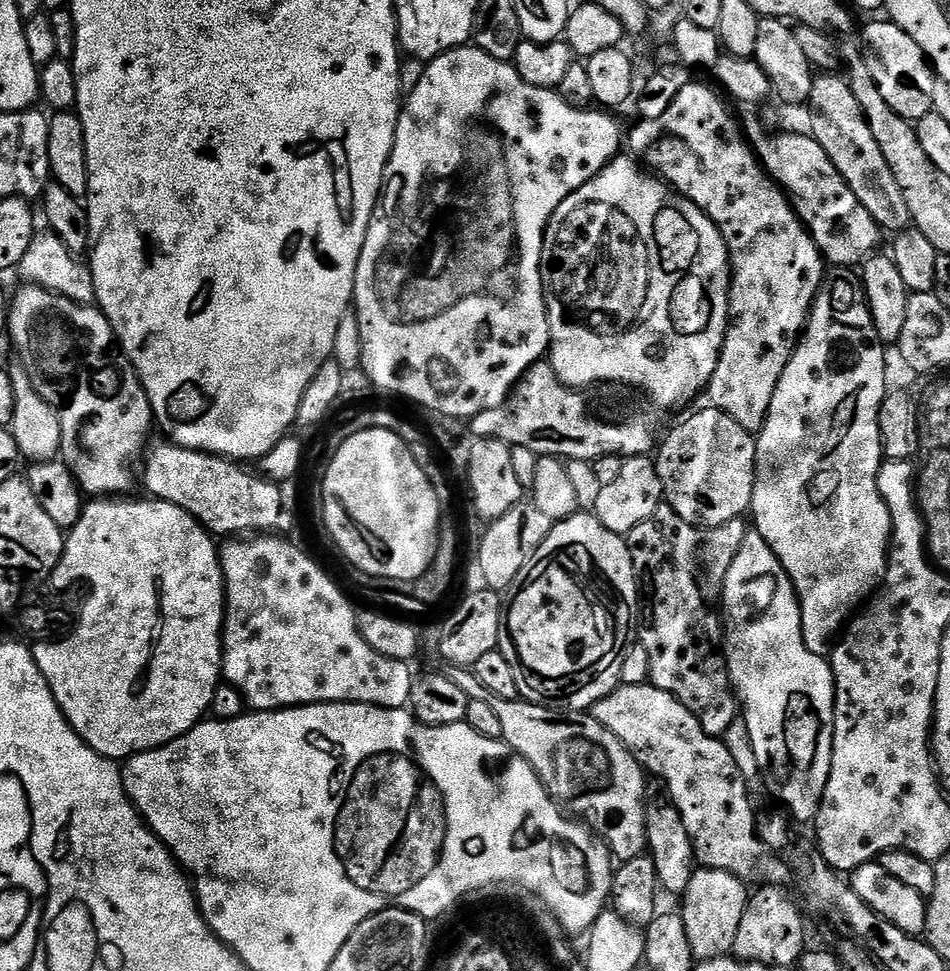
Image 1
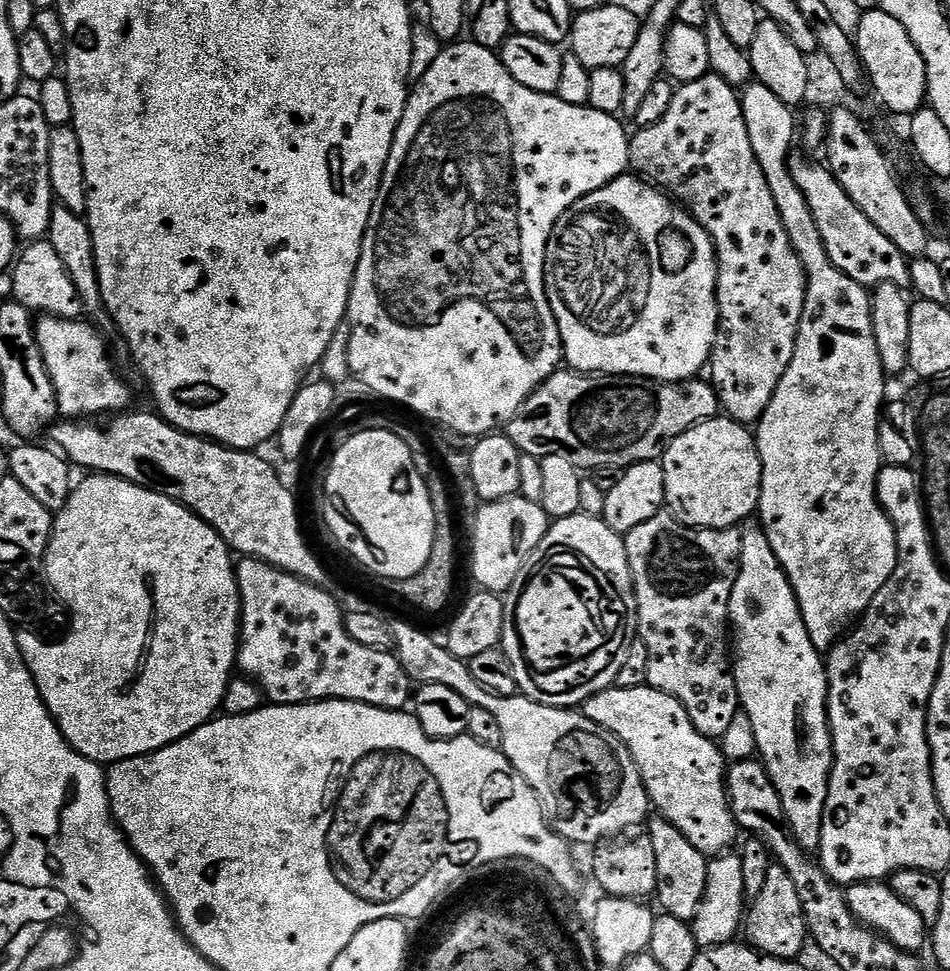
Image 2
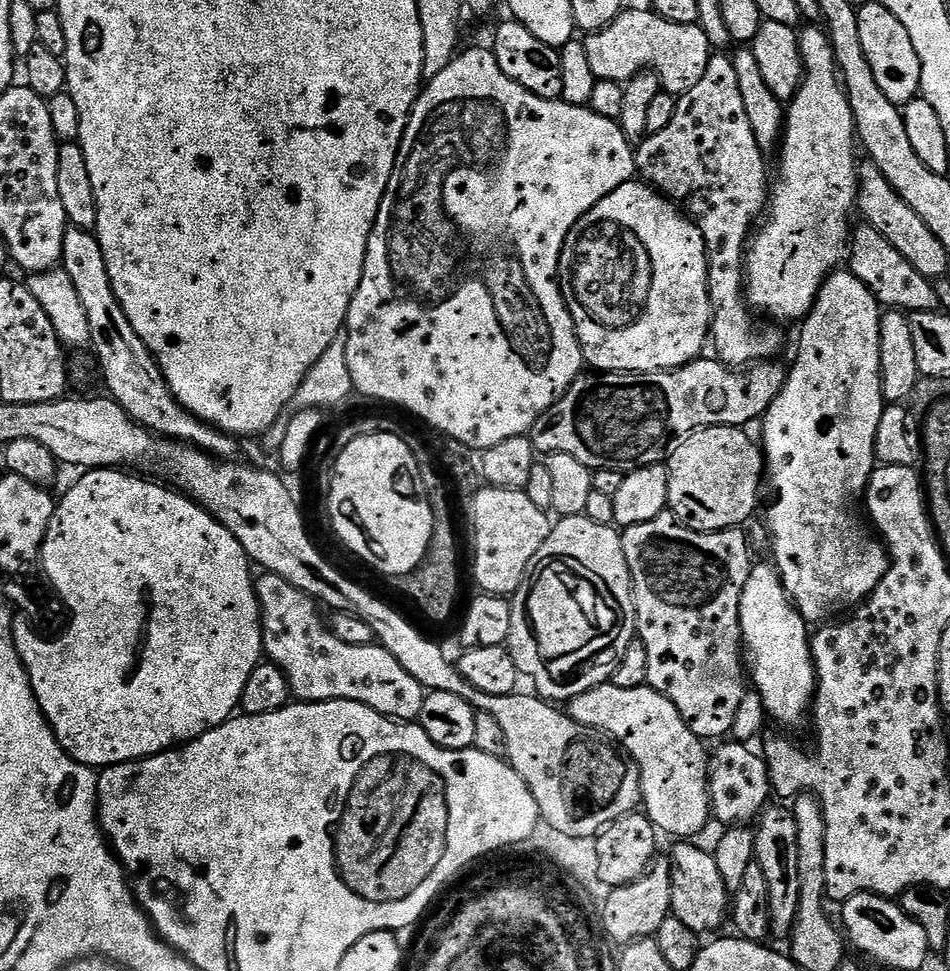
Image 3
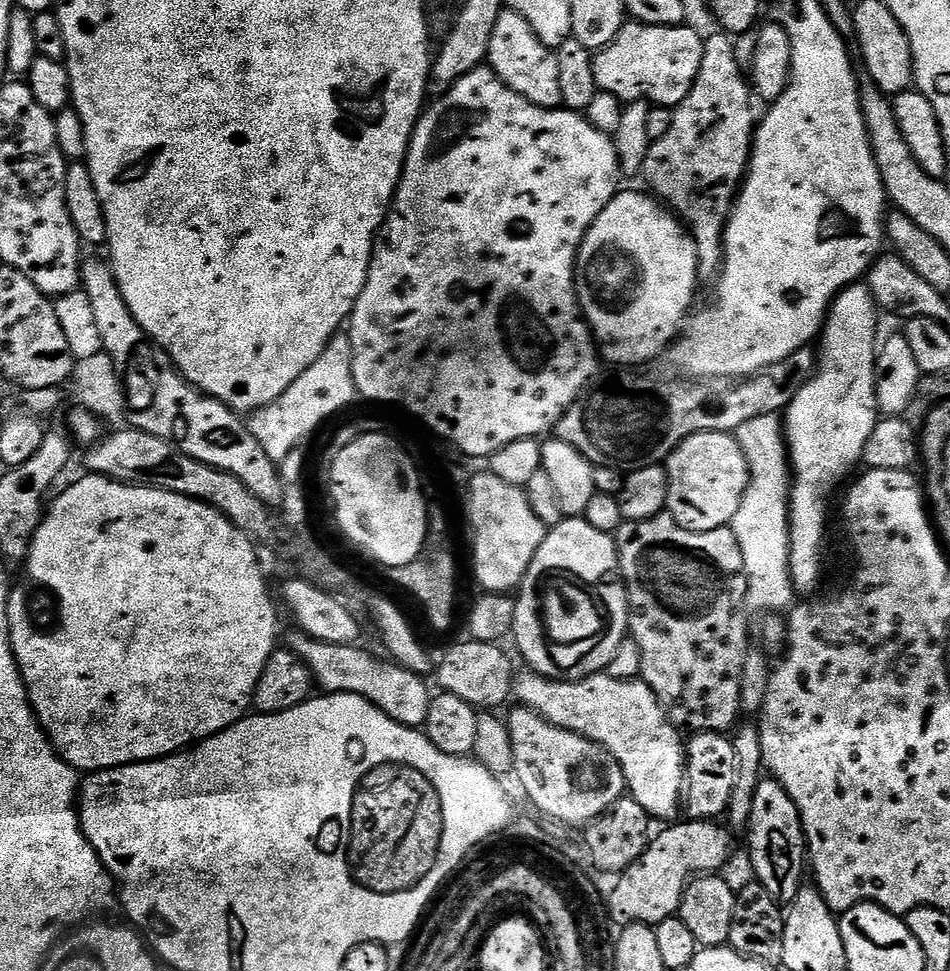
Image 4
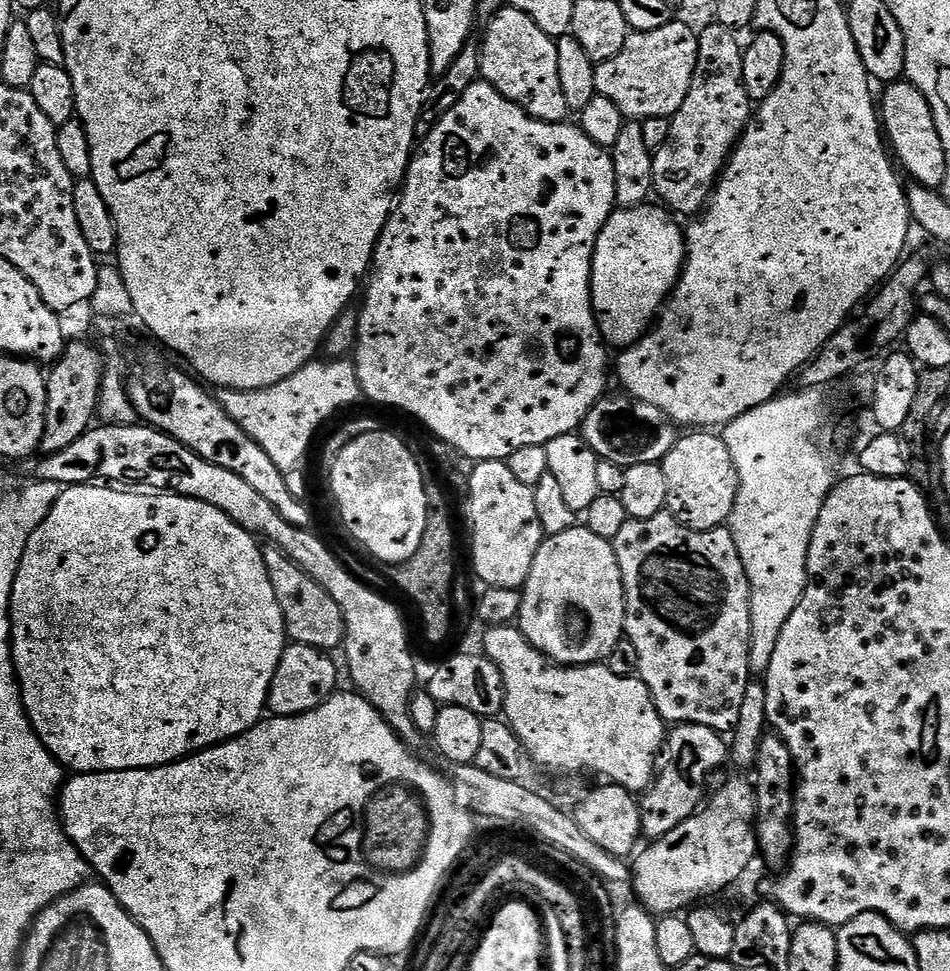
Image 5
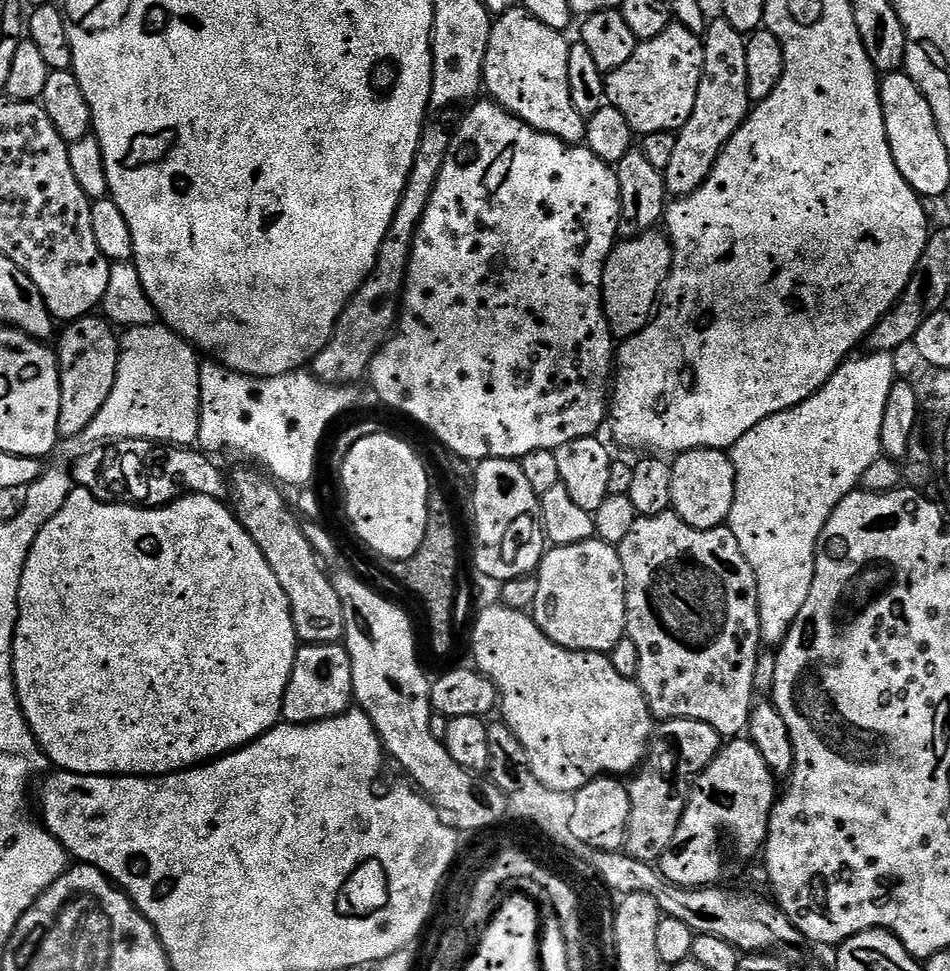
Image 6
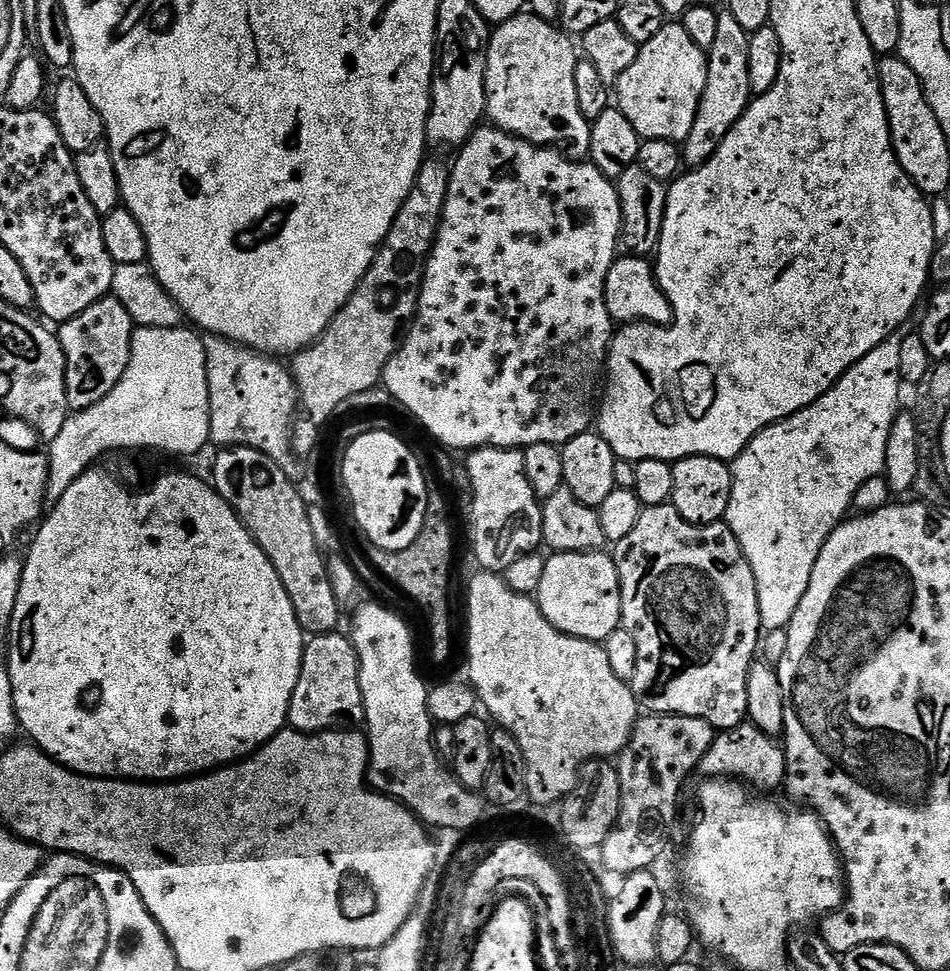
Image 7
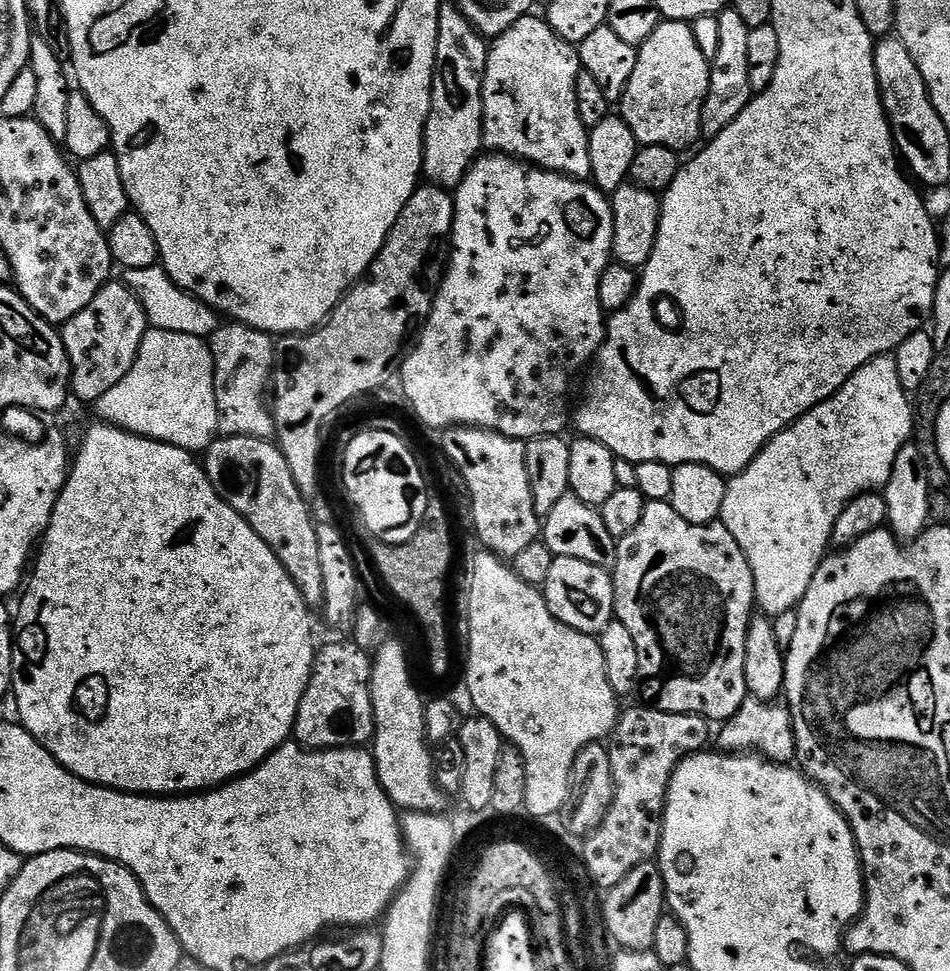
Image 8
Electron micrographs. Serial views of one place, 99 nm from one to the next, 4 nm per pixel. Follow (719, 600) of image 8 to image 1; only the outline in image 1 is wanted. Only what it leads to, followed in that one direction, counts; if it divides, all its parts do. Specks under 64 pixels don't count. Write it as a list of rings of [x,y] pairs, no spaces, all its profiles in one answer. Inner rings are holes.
[[[665,502],[661,504],[660,509],[651,518],[646,522],[642,522],[642,526],[634,526],[634,530],[628,533],[626,537],[628,549],[630,550],[630,558],[636,567],[638,583],[642,589],[642,619],[638,629],[638,643],[646,646],[646,654],[650,654],[649,681],[658,690],[666,690],[666,694],[670,694],[675,700],[682,702],[682,706],[686,706],[686,710],[690,710],[690,714],[694,714],[698,718],[702,730],[706,730],[706,734],[717,738],[723,737],[724,732],[730,730],[730,722],[734,722],[738,718],[738,701],[736,692],[732,689],[732,679],[728,673],[728,657],[724,655],[726,628],[722,623],[720,607],[724,595],[724,583],[730,574],[730,566],[742,546],[745,534],[750,530],[749,525],[747,523],[744,525],[744,523],[745,521],[743,519],[738,519],[731,520],[730,523],[723,524],[711,530],[697,528],[695,524],[686,522],[681,516],[676,515],[676,511]]]

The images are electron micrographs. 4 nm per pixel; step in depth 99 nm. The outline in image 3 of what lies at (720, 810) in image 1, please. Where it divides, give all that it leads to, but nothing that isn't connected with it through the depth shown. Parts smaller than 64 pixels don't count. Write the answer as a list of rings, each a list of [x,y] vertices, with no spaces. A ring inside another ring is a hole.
[[[606,683],[597,688],[586,690],[586,694],[576,696],[567,701],[566,711],[572,719],[582,726],[595,728],[611,738],[630,757],[640,778],[640,794],[643,811],[656,827],[657,833],[672,838],[696,838],[700,831],[707,826],[712,816],[712,805],[708,798],[708,762],[709,753],[704,753],[705,741],[686,726],[682,714],[678,714],[678,706],[670,702],[662,694],[658,694],[647,686],[642,688],[623,688]]]

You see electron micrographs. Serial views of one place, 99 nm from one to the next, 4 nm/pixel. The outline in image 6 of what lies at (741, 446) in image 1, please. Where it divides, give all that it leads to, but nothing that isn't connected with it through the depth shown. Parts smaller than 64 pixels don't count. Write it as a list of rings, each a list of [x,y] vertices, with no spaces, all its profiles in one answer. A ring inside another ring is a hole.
[[[691,448],[688,452],[679,453],[671,461],[671,465],[671,511],[675,512],[676,517],[682,522],[700,532],[721,527],[734,506],[736,471],[731,455],[718,448]]]

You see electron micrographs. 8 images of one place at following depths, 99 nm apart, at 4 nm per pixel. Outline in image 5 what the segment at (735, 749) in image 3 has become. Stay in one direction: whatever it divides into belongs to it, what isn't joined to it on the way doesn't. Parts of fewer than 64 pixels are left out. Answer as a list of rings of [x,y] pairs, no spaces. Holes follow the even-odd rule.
[[[693,724],[675,725],[667,733],[662,749],[662,763],[652,781],[652,785],[639,797],[642,814],[642,830],[649,841],[660,840],[670,830],[682,826],[700,811],[706,800],[704,787],[708,779],[730,760],[730,744],[721,733],[706,726]]]

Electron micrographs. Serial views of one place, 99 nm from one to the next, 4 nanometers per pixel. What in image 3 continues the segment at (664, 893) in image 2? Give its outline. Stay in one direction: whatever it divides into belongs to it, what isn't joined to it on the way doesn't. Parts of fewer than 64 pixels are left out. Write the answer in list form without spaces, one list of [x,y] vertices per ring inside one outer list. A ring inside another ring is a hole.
[[[676,842],[672,848],[670,871],[672,873],[672,889],[670,902],[671,915],[678,918],[678,922],[690,926],[698,934],[712,932],[726,924],[726,917],[730,912],[730,891],[725,884],[722,874],[711,851],[703,852],[695,848],[692,842]]]

